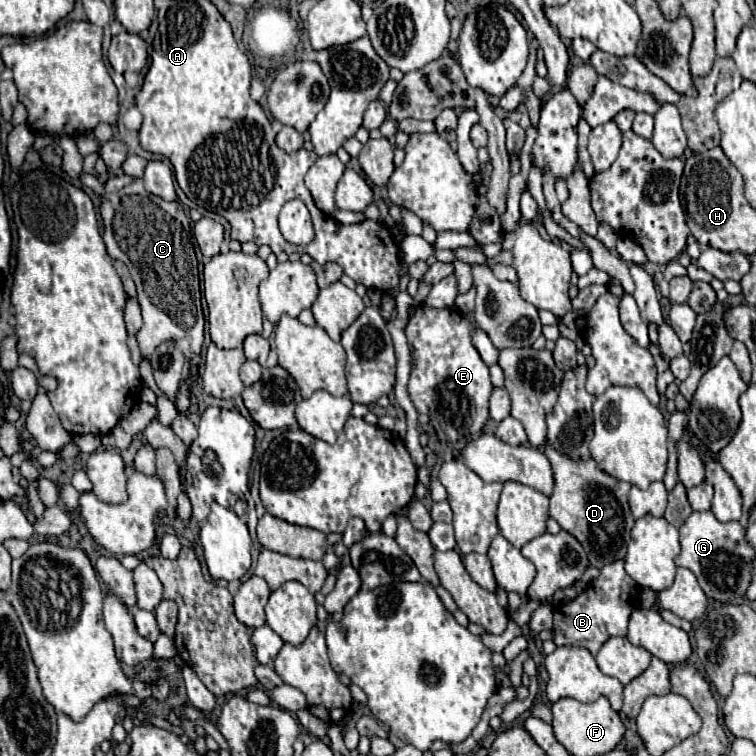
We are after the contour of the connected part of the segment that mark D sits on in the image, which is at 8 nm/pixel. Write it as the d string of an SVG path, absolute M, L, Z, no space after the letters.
M549 444L545 446L545 454L553 466L555 474L555 490L551 494L549 516L557 520L557 524L573 534L583 550L589 556L589 564L595 568L603 568L615 560L623 560L627 556L627 546L631 538L631 528L635 518L631 516L627 494L631 484L611 478L609 474L601 472L593 460L575 462L557 454Z

